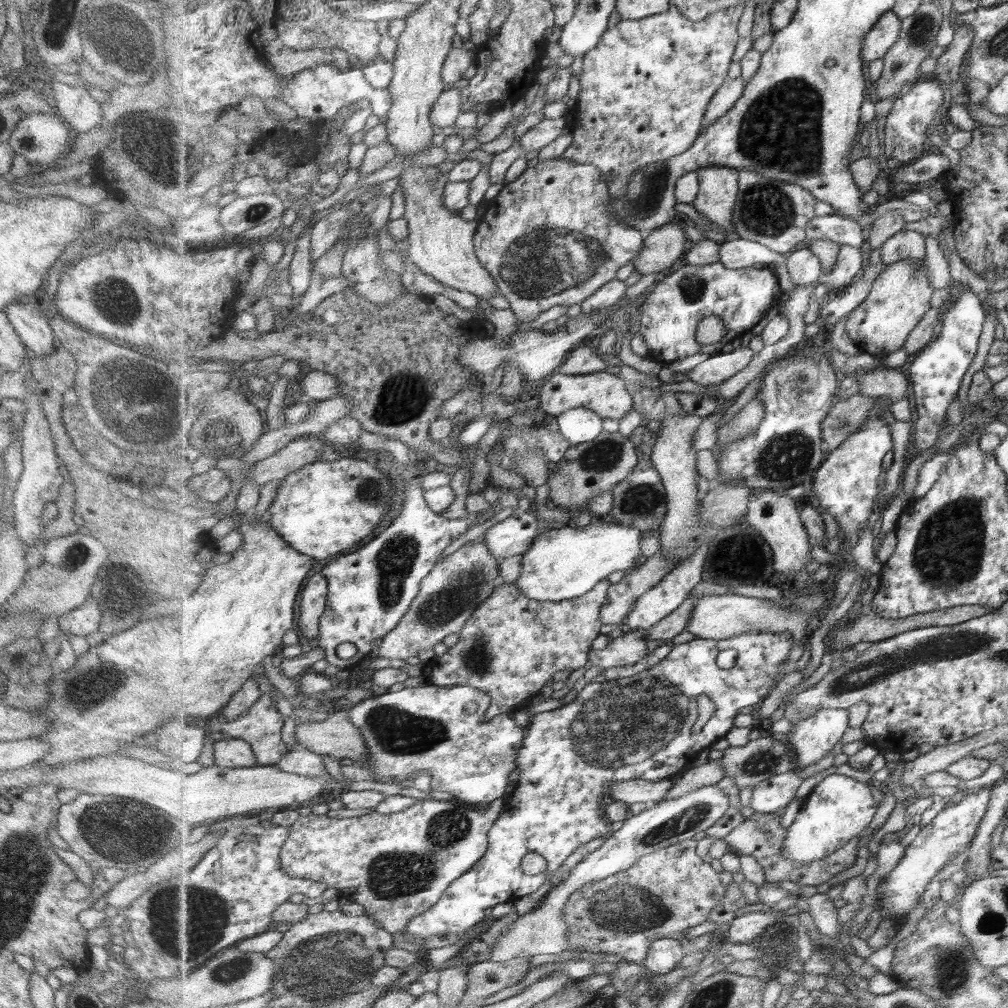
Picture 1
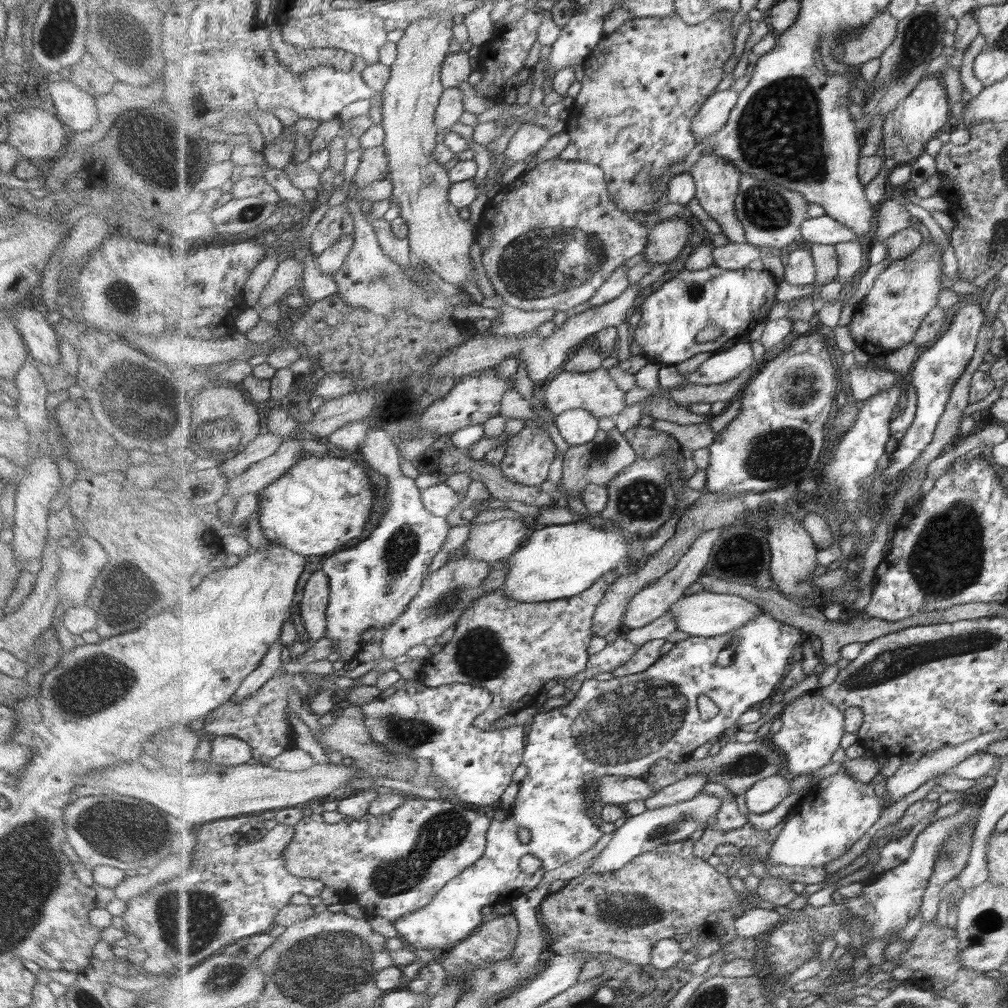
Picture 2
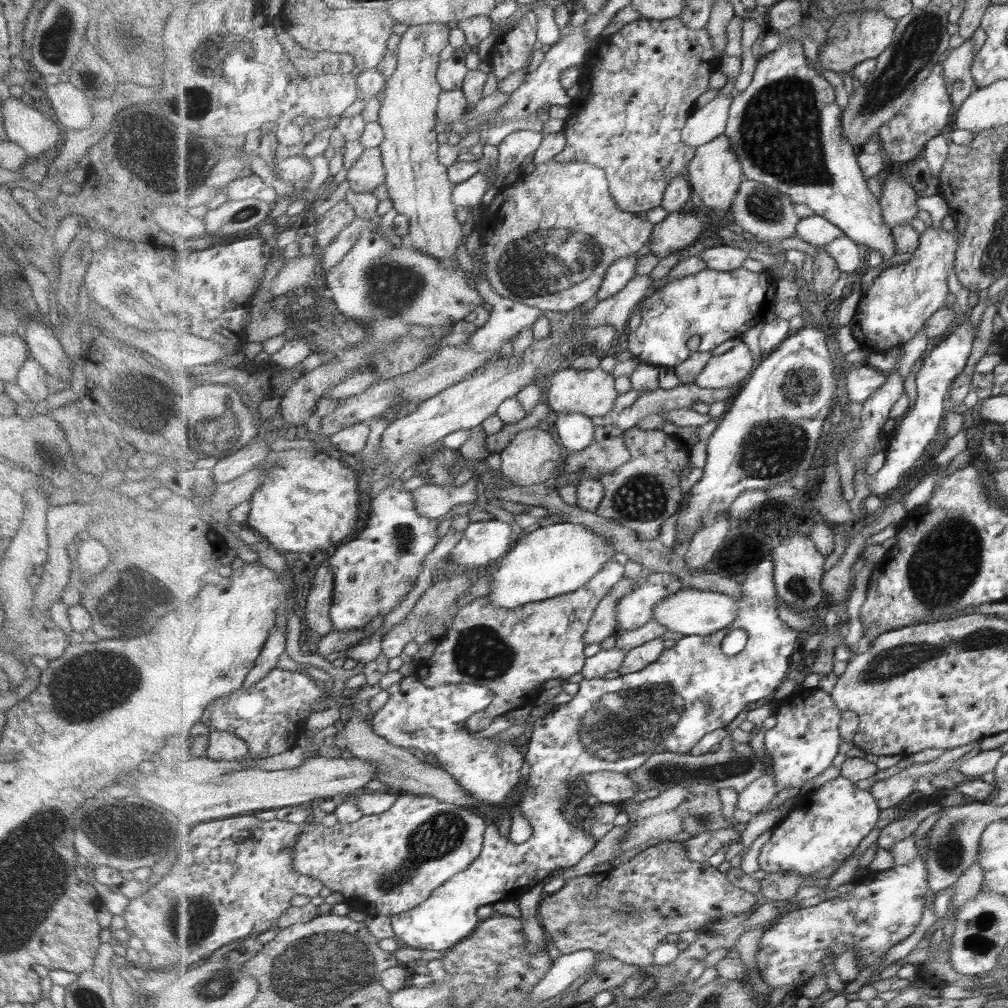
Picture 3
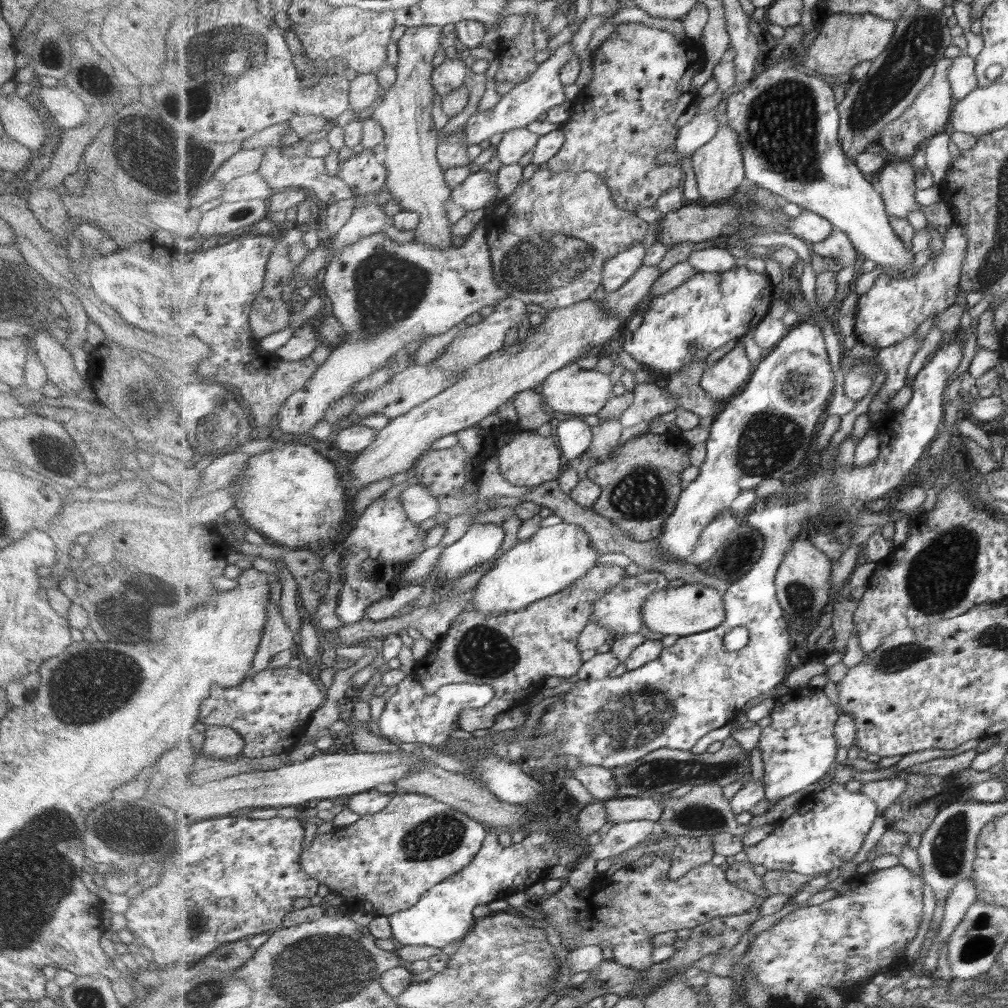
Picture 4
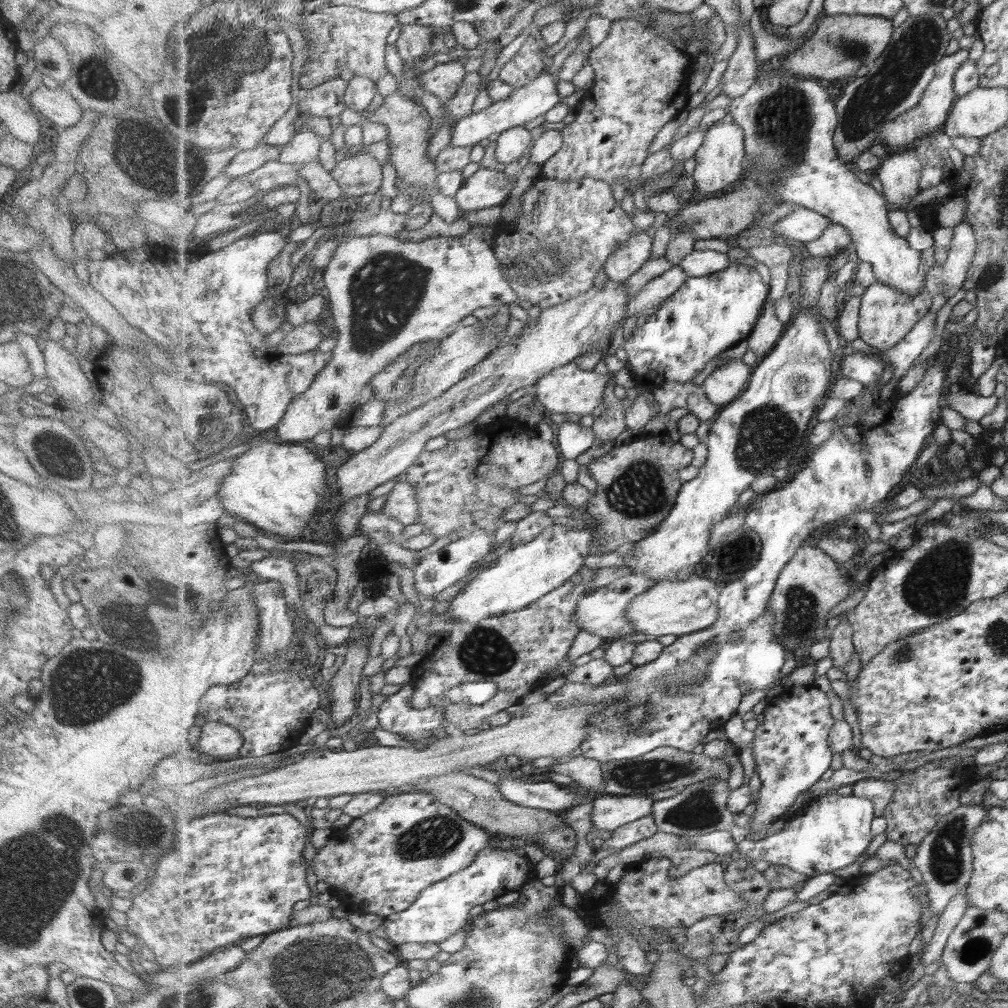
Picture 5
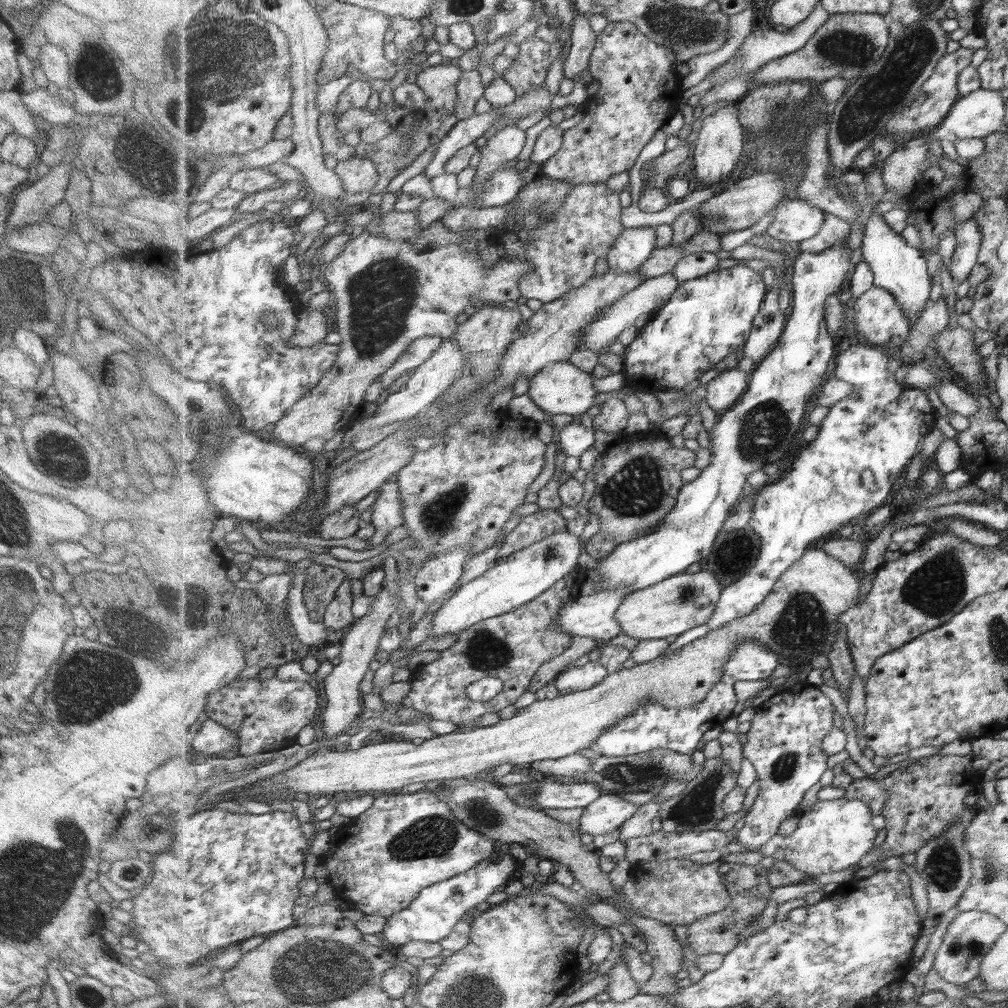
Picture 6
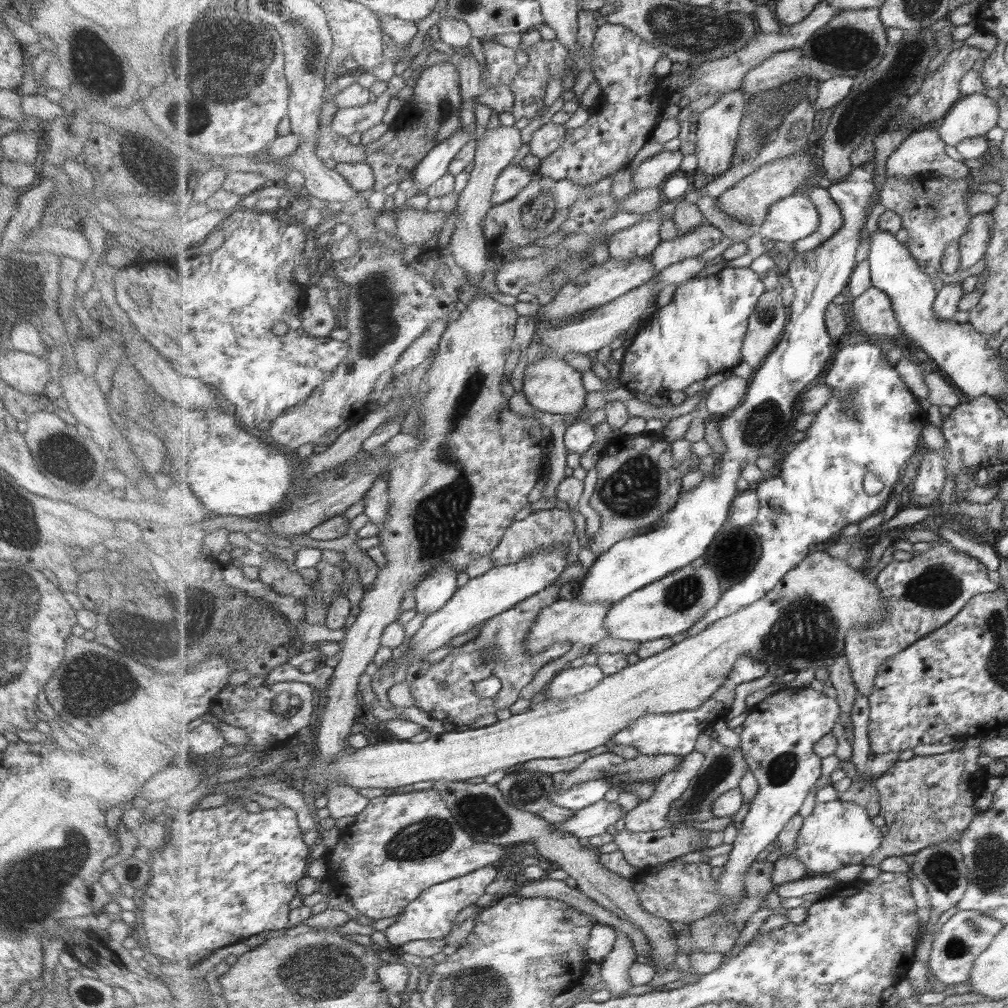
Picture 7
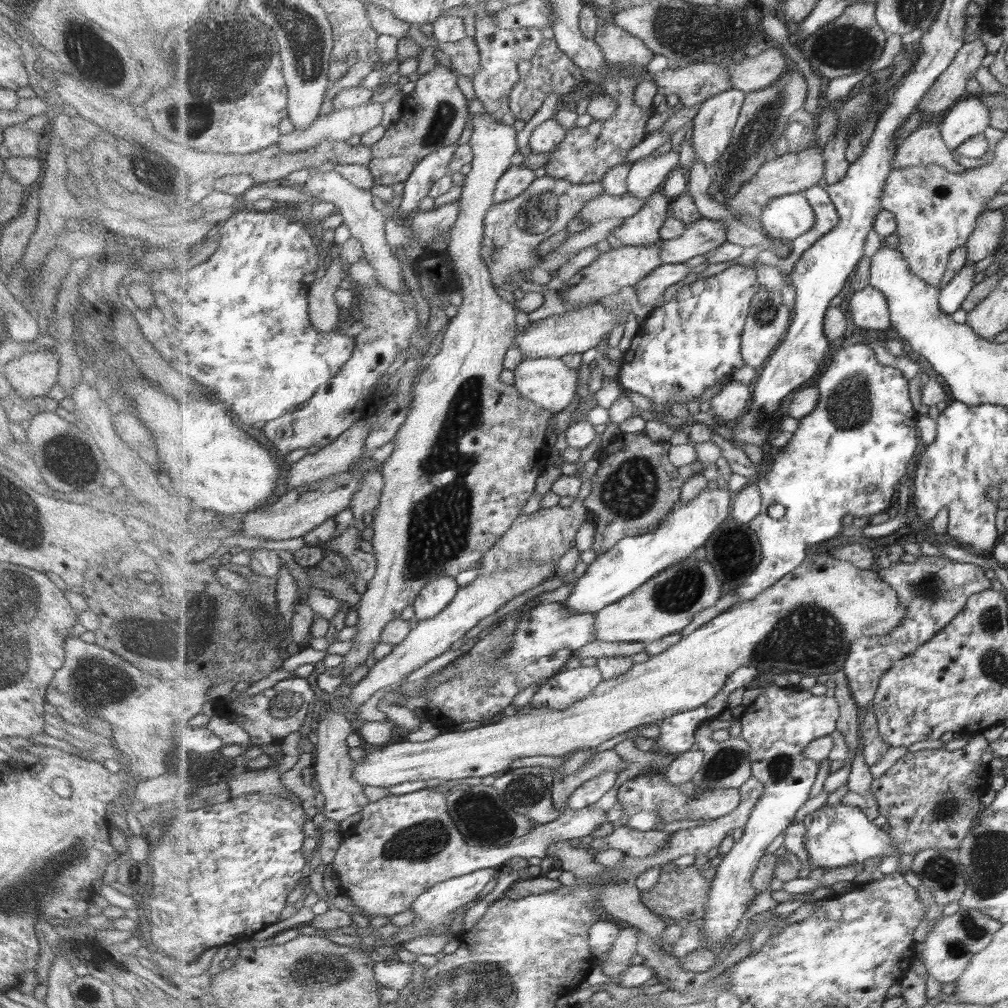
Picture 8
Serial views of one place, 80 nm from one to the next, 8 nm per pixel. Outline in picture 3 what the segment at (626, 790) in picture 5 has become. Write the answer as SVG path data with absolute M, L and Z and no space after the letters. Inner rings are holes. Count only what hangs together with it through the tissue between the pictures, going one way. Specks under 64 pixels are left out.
M727 735L720 742L720 748L714 752L707 751L697 756L683 752L660 752L651 755L639 768L629 771L628 775L638 786L637 798L633 798L633 800L657 798L662 792L680 784L685 786L688 782L711 784L719 790L732 788L740 794L757 778L769 774L770 762L768 754L757 757L748 743L735 742L731 736Z

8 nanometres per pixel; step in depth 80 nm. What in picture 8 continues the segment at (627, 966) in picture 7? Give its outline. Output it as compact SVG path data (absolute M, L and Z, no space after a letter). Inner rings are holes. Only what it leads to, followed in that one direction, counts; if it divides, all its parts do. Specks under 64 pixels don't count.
M636 926L622 929L619 938L608 953L608 959L602 970L614 984L621 986L622 974L633 965L632 958L637 955L637 946L639 946L637 944L639 932L644 932L644 930Z

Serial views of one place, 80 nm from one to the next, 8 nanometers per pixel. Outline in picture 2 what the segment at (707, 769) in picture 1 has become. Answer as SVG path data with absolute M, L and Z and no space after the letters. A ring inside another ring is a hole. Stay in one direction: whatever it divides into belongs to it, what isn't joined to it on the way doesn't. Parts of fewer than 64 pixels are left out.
M706 774L688 776L667 788L662 789L645 801L646 810L659 810L661 807L675 806L699 795L701 788L710 782Z

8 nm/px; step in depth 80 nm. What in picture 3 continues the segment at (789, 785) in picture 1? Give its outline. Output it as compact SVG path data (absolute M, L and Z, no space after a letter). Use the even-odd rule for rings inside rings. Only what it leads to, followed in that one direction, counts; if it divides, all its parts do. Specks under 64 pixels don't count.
M769 773L757 778L743 792L740 792L737 809L746 810L751 814L757 814L763 810L775 796L777 796L778 784Z

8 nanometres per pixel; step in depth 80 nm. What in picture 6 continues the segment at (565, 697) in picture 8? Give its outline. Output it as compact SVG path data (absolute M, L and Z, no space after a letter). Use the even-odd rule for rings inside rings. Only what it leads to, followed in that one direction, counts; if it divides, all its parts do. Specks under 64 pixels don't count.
M589 661L584 666L568 668L556 678L553 685L559 694L564 692L565 695L568 695L581 690L589 690L601 684L609 674L607 667L603 667L603 664L598 661Z

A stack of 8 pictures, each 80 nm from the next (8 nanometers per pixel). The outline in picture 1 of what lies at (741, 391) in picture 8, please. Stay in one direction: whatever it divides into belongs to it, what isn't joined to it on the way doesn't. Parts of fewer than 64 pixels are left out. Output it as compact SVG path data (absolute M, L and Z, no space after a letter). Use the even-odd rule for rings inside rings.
M748 345L739 346L728 353L715 352L692 368L687 378L706 388L720 385L745 370L752 363L754 355Z

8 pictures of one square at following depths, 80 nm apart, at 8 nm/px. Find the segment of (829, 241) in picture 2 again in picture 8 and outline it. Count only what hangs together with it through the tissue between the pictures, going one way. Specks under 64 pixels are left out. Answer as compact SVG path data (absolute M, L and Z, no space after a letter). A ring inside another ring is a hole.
M802 191L771 199L763 209L760 220L768 237L791 244L815 226L816 214Z

